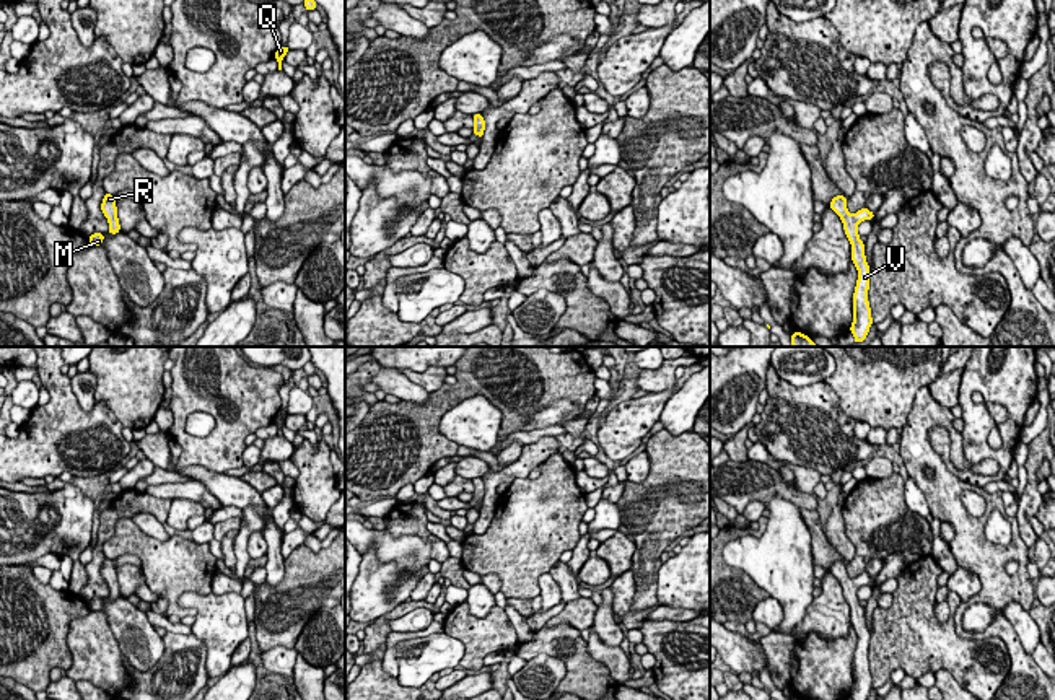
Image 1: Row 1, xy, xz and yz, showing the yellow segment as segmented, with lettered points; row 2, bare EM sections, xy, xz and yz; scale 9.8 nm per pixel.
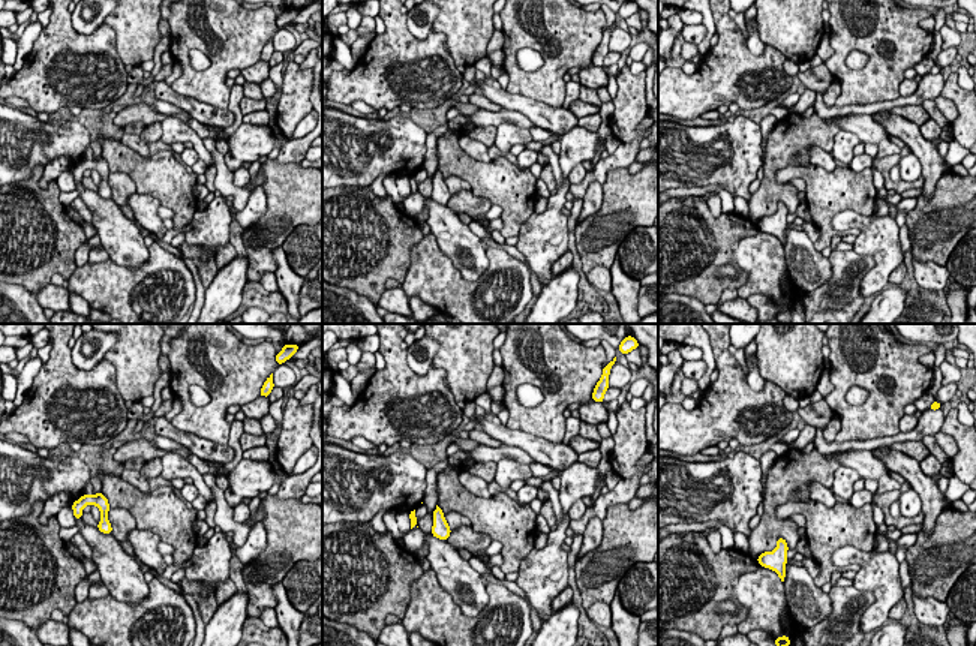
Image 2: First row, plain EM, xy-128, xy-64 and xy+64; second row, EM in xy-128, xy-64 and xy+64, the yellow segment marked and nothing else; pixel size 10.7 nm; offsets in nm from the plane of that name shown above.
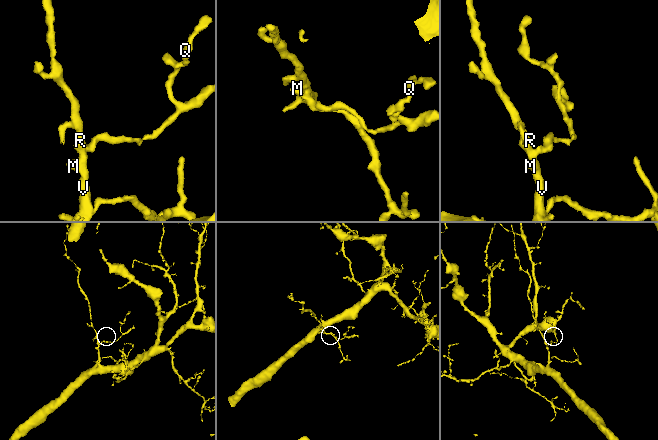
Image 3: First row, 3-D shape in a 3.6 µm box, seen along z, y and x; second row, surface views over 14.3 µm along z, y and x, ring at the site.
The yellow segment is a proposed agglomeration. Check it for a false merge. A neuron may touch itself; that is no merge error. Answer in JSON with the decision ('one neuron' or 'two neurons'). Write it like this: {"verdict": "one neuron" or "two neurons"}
{"verdict": "one neuron"}

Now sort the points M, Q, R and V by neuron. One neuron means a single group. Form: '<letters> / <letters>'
M Q R V

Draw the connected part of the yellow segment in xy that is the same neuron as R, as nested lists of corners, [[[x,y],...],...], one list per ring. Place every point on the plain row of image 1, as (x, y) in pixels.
[[[104,558],[101,575],[109,588],[109,599],[117,599],[120,596],[119,583],[117,583],[117,571],[116,562],[111,558]]]

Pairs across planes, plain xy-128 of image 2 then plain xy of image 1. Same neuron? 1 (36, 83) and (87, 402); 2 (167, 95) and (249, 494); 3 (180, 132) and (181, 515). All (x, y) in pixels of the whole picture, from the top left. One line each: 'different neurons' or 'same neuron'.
1: different neurons
2: same neuron
3: same neuron

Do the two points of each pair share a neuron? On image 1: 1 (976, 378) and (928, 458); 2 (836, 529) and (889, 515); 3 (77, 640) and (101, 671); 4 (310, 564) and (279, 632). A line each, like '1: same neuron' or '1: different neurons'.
1: different neurons
2: different neurons
3: same neuron
4: same neuron

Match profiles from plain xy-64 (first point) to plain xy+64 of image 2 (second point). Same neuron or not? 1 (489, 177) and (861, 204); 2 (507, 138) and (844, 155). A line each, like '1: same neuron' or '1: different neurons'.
1: same neuron
2: same neuron

